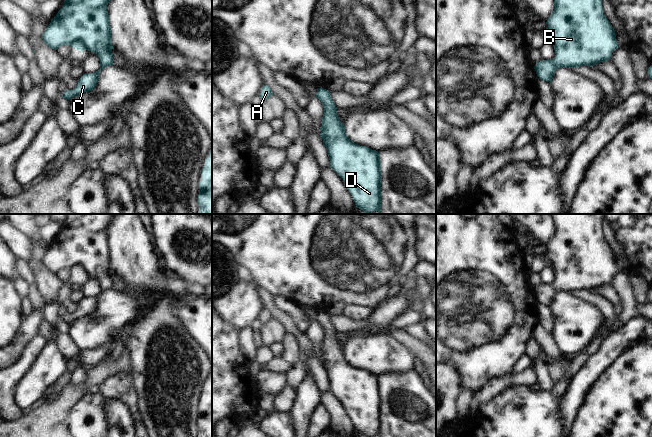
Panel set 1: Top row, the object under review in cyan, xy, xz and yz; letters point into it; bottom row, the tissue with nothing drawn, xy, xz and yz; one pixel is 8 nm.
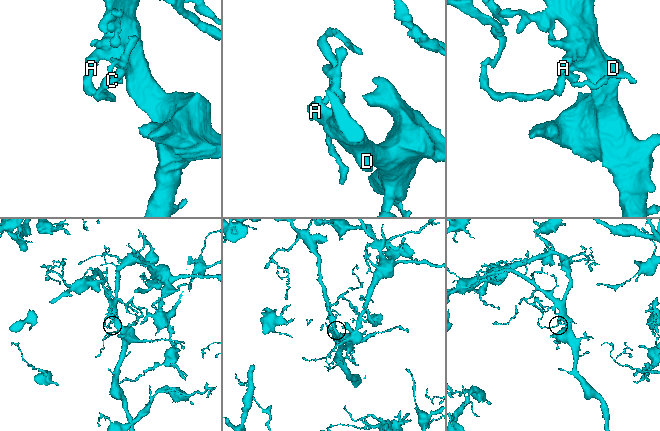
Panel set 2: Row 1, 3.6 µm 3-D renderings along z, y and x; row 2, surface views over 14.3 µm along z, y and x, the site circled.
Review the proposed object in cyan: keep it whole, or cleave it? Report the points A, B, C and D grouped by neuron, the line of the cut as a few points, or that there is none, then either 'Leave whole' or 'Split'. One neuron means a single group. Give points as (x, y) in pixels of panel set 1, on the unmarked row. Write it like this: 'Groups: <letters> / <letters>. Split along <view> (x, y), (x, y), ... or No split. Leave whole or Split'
Groups: A B C D. No split. Leave whole.

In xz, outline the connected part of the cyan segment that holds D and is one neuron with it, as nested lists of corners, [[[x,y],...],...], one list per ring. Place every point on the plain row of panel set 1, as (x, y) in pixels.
[[[318,312],[316,321],[324,330],[320,361],[327,373],[330,391],[347,409],[356,431],[366,437],[381,435],[380,376],[349,363],[328,314]]]

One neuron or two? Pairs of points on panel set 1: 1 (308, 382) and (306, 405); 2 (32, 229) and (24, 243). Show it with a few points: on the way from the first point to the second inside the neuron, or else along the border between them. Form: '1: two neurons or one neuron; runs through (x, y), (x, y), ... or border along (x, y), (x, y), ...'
1: one neuron; runs through (308, 388), (307, 399)
2: two neurons; border along (10, 224), (33, 242)

